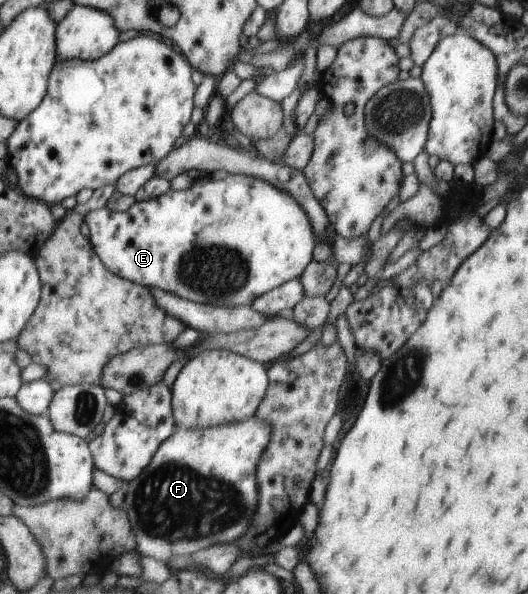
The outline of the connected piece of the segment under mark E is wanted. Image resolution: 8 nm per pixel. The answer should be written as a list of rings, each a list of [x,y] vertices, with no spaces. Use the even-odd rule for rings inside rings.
[[[231,174],[227,178],[217,180],[212,176],[200,176],[193,184],[185,190],[172,190],[165,192],[161,196],[146,200],[135,201],[135,203],[125,211],[111,211],[107,207],[87,212],[84,222],[90,230],[90,240],[95,251],[99,254],[103,263],[117,276],[127,280],[136,281],[137,284],[144,285],[145,288],[159,288],[171,294],[177,294],[181,298],[191,300],[196,303],[217,305],[220,307],[252,306],[256,298],[266,292],[289,282],[290,280],[300,280],[305,268],[311,264],[313,258],[313,248],[317,244],[317,236],[313,234],[309,216],[301,208],[289,192],[283,192],[275,188],[273,184],[261,180],[255,176],[245,176],[243,174]]]

